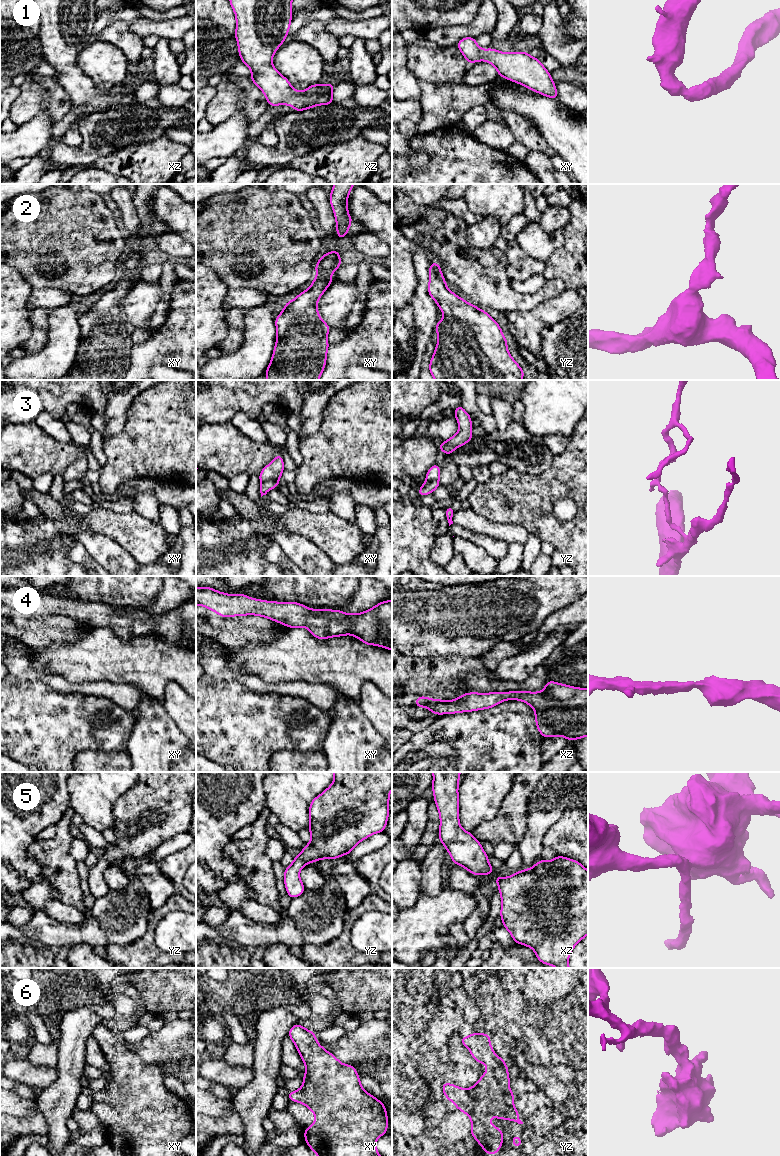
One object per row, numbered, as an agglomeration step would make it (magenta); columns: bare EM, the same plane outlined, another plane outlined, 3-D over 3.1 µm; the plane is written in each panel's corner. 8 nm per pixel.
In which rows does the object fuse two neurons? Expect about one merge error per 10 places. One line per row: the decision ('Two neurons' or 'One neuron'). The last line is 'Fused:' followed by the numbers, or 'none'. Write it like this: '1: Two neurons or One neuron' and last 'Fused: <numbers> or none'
1: One neuron
2: One neuron
3: Two neurons
4: One neuron
5: One neuron
6: One neuron
Fused: 3

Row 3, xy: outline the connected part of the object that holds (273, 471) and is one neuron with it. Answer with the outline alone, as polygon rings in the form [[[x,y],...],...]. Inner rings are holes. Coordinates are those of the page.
[[[278,454],[273,461],[265,466],[258,475],[261,482],[268,480],[279,481],[281,474],[284,472],[284,462],[282,455]]]

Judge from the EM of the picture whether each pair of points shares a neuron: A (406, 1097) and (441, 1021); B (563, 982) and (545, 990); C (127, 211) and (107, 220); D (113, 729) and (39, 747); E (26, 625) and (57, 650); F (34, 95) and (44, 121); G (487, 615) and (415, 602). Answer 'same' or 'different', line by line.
A: different
B: same
C: different
D: same
E: different
F: different
G: same

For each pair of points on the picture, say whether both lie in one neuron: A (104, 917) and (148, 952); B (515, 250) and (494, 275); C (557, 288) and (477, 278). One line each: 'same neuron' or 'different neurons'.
A: different neurons
B: different neurons
C: same neuron

